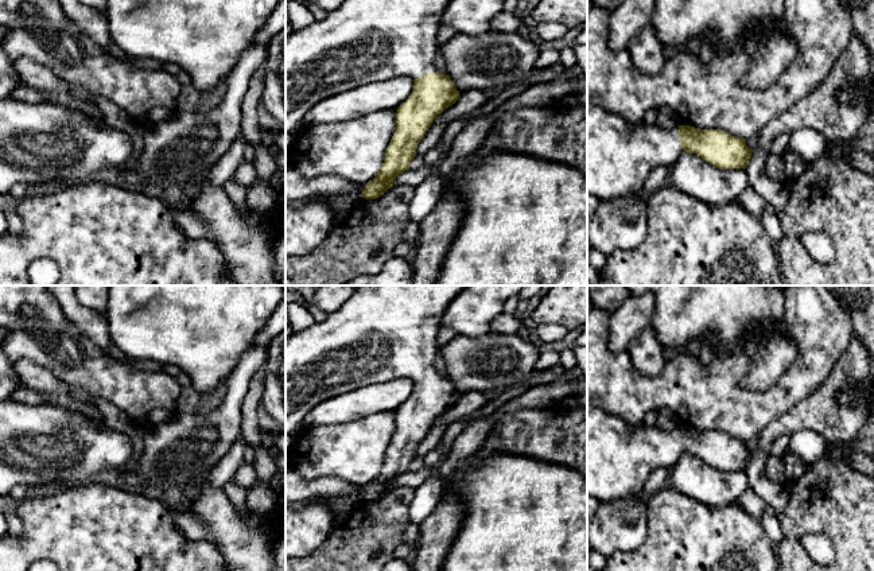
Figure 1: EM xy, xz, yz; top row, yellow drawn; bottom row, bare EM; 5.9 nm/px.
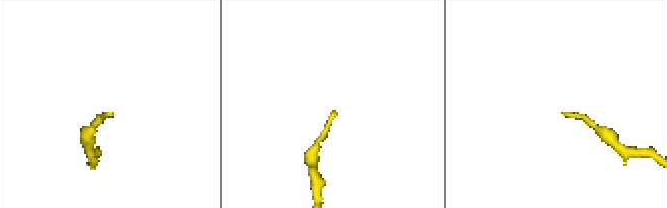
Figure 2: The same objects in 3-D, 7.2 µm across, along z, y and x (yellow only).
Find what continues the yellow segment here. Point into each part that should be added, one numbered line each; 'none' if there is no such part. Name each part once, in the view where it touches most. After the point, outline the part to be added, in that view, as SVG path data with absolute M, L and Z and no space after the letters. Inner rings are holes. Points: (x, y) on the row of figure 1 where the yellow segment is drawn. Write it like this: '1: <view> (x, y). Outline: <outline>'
1: yz (620, 155). Outline: M601 108L587 110L587 195L615 201L644 187L649 174L659 167L672 167L684 154L679 125L671 129L657 124L629 124L622 116Z

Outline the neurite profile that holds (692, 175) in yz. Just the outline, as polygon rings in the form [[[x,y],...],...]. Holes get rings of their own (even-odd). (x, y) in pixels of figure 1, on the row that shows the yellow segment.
[[[684,152],[672,166],[672,182],[677,190],[710,206],[734,201],[749,187],[743,168],[716,168],[691,152]]]

